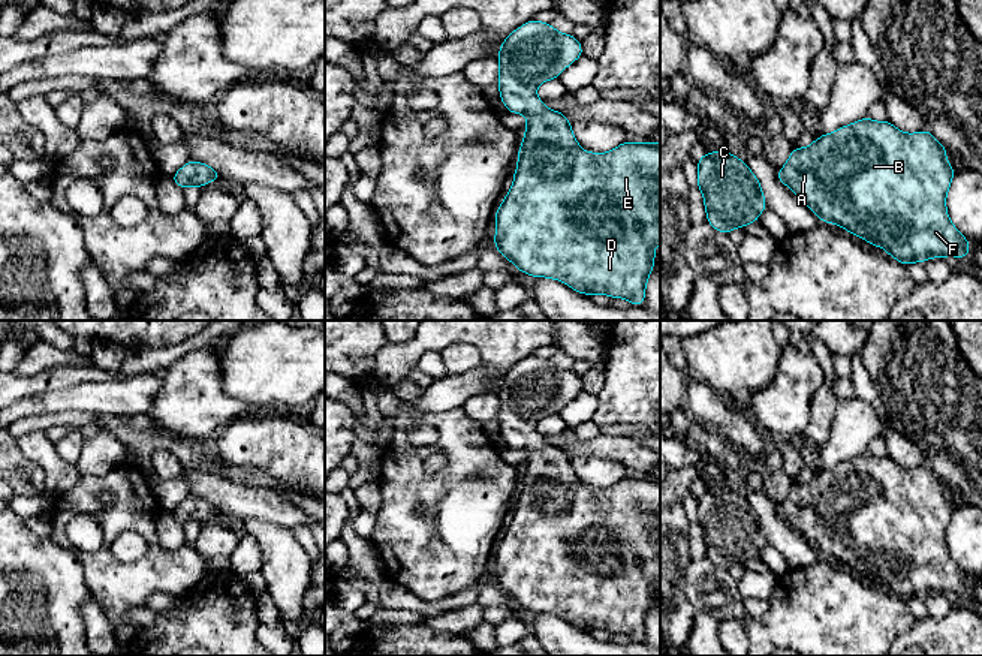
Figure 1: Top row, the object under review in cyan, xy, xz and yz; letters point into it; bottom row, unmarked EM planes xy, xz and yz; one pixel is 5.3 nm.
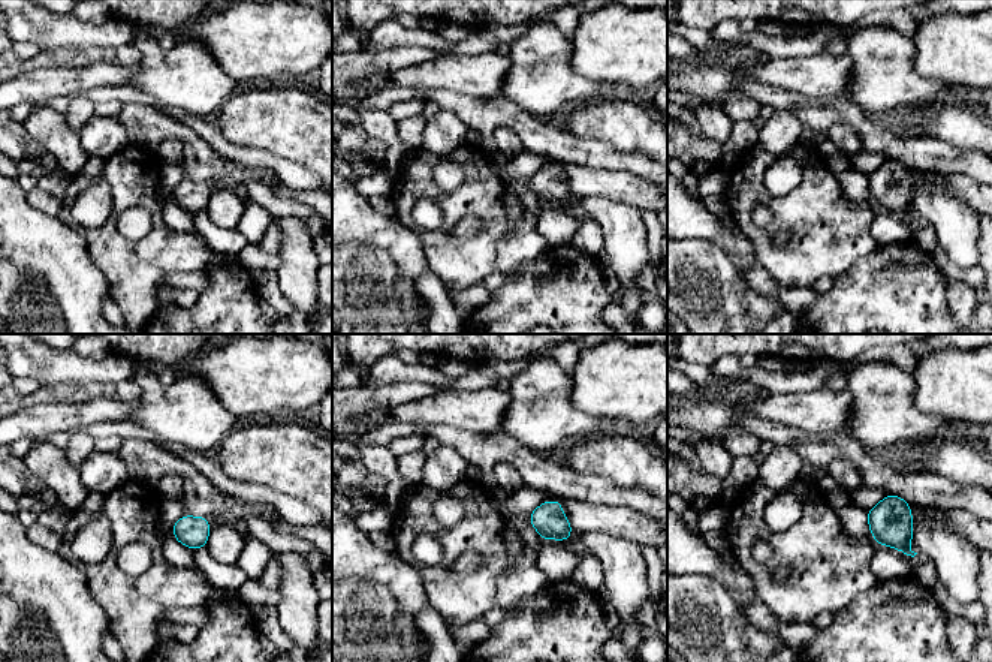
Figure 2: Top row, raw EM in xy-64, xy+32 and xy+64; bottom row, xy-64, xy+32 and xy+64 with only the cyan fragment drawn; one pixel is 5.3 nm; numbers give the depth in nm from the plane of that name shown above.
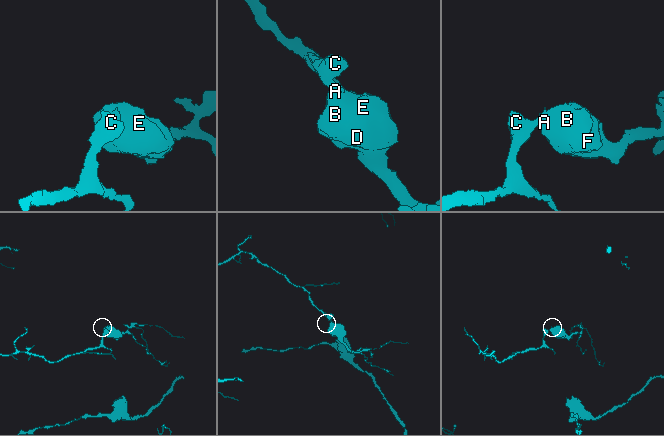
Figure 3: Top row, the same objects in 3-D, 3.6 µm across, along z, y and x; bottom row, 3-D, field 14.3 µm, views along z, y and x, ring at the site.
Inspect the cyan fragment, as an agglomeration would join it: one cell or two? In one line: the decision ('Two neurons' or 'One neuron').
One neuron

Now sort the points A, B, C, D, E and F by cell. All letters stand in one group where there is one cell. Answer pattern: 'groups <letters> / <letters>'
groups A B C D E F

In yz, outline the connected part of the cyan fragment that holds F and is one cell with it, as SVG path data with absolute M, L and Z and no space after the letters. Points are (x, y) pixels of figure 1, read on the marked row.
M865 117L820 135L805 148L793 147L787 163L777 171L777 180L823 223L837 223L885 249L906 267L930 258L967 259L970 243L946 211L946 195L955 174L946 151L930 130L903 133L888 120L879 123Z

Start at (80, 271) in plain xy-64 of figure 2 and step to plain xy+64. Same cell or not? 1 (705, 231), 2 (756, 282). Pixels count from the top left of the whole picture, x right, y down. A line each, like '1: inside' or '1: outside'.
1: inside
2: outside

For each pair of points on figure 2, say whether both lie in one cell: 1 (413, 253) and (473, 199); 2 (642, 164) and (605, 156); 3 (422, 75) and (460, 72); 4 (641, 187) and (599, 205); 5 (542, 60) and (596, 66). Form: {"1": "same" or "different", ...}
{"1": "different", "2": "same", "3": "same", "4": "different", "5": "different"}

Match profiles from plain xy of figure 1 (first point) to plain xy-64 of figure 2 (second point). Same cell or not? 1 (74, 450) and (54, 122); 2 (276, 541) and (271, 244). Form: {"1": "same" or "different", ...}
{"1": "different", "2": "different"}

